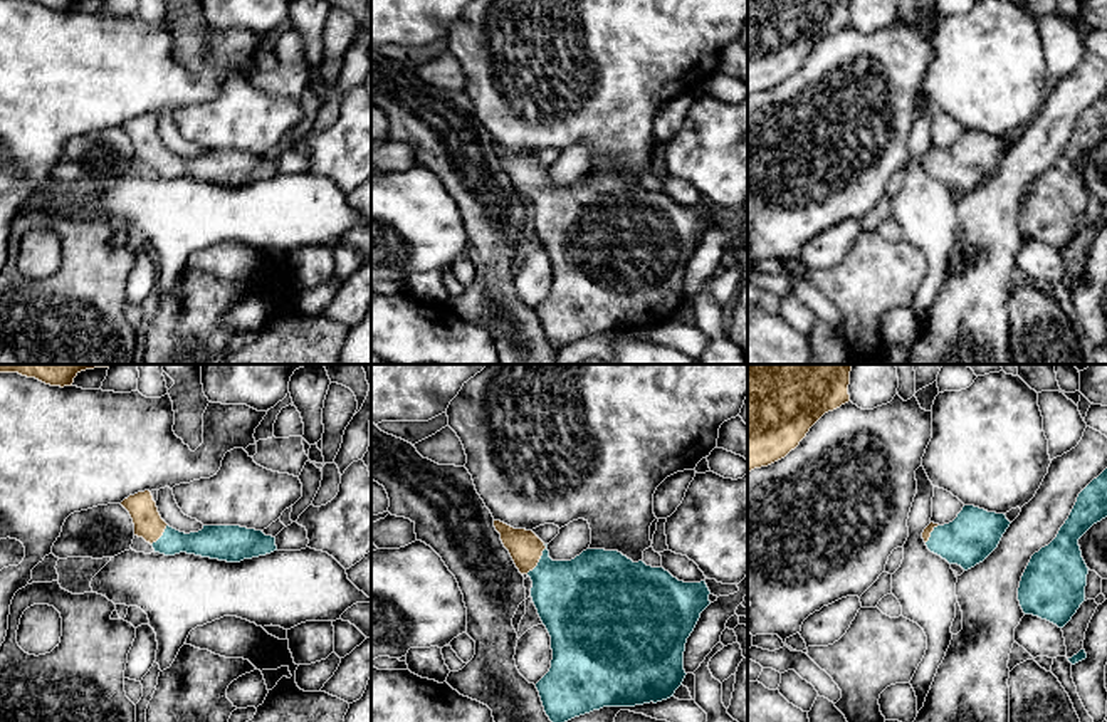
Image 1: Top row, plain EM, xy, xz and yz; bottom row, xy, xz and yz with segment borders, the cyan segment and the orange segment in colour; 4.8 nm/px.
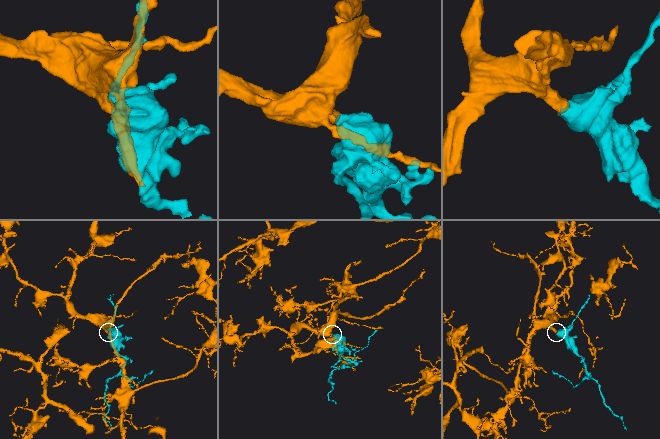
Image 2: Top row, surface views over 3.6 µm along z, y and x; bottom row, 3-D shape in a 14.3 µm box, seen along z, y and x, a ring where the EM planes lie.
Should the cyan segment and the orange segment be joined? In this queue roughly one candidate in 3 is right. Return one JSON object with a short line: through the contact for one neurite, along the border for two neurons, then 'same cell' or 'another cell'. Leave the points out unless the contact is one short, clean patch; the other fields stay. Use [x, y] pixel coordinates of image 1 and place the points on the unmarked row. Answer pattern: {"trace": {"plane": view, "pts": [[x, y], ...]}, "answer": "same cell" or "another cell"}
{"trace": {"plane": "xz", "pts": [[575, 222], [540, 183], [524, 170]]}, "answer": "same cell"}

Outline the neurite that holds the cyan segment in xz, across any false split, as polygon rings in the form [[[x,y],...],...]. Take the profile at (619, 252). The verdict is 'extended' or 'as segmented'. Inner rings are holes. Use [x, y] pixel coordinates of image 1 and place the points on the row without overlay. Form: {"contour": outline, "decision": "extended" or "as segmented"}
{"contour": [[[494,144],[504,171],[521,198],[533,205],[531,222],[551,260],[549,296],[536,307],[546,339],[554,349],[603,331],[635,331],[674,321],[685,302],[684,275],[700,237],[711,228],[706,205],[684,207],[664,191],[633,186],[618,175],[586,173],[571,185],[553,185],[548,168],[533,154]]], "decision": "extended"}

